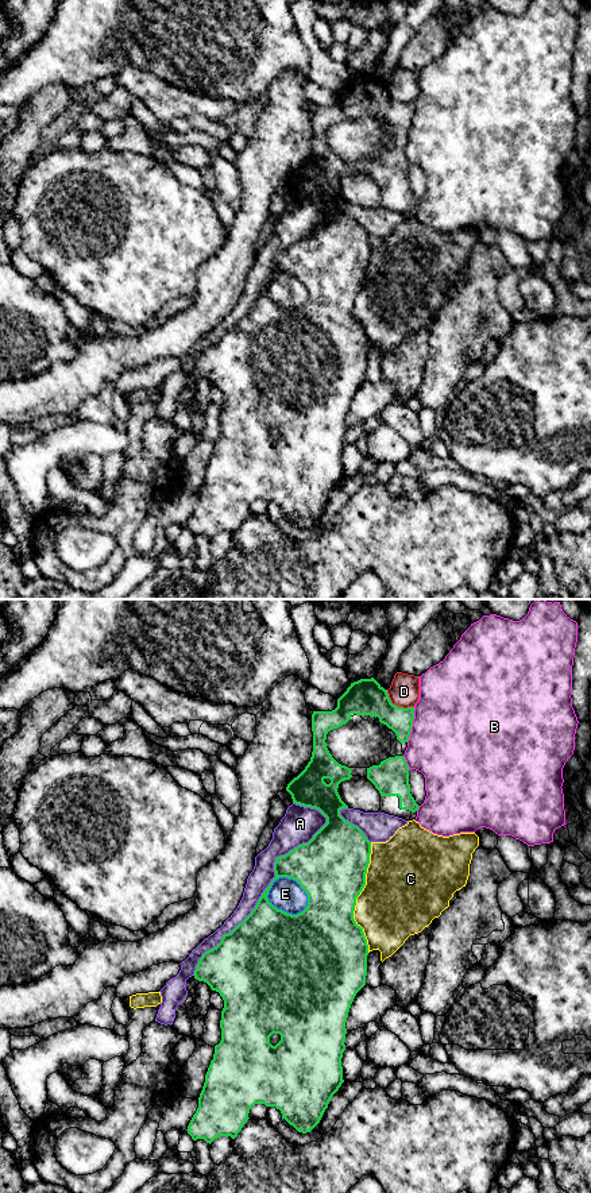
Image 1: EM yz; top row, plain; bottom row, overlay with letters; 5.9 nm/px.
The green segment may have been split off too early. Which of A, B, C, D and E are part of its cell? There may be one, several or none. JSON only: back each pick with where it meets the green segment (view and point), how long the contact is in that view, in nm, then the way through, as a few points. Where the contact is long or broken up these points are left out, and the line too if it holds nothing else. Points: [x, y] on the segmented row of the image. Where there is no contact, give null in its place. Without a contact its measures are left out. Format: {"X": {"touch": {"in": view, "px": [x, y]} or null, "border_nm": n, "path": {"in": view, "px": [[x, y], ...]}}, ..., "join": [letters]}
{"join": []}

